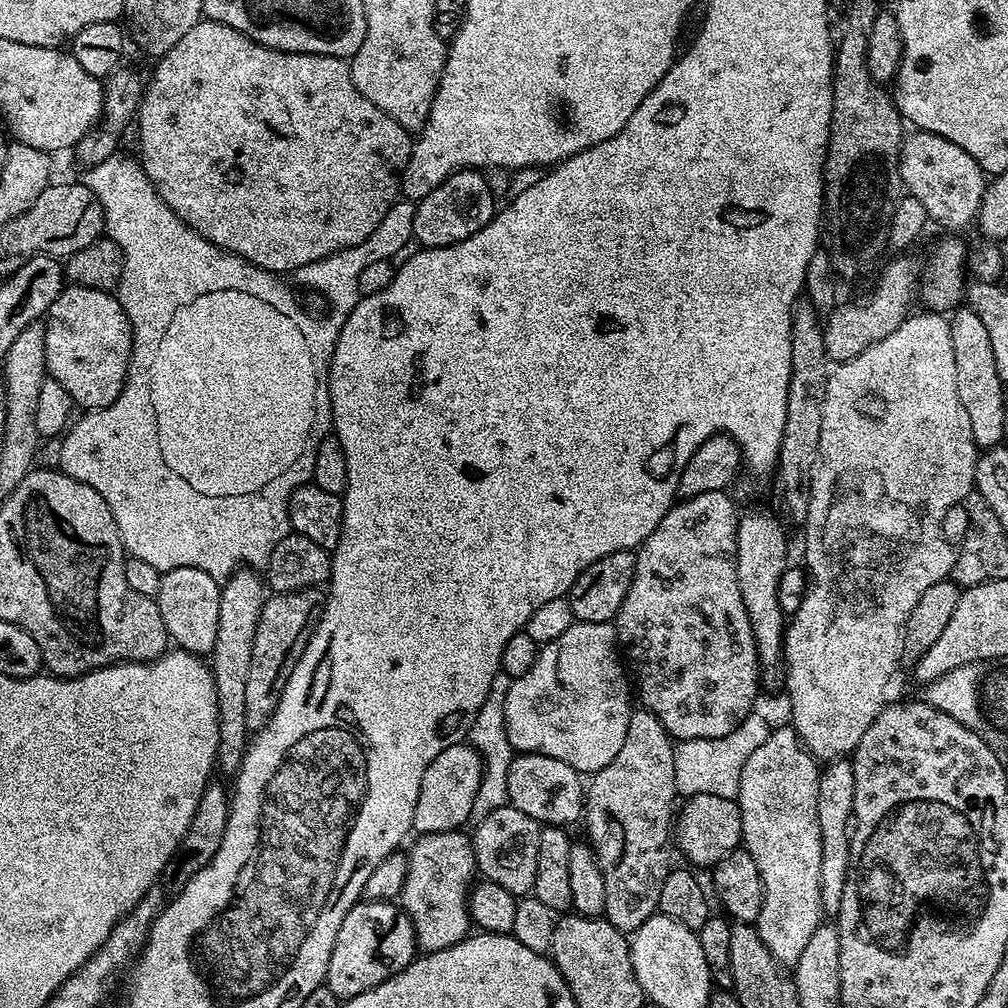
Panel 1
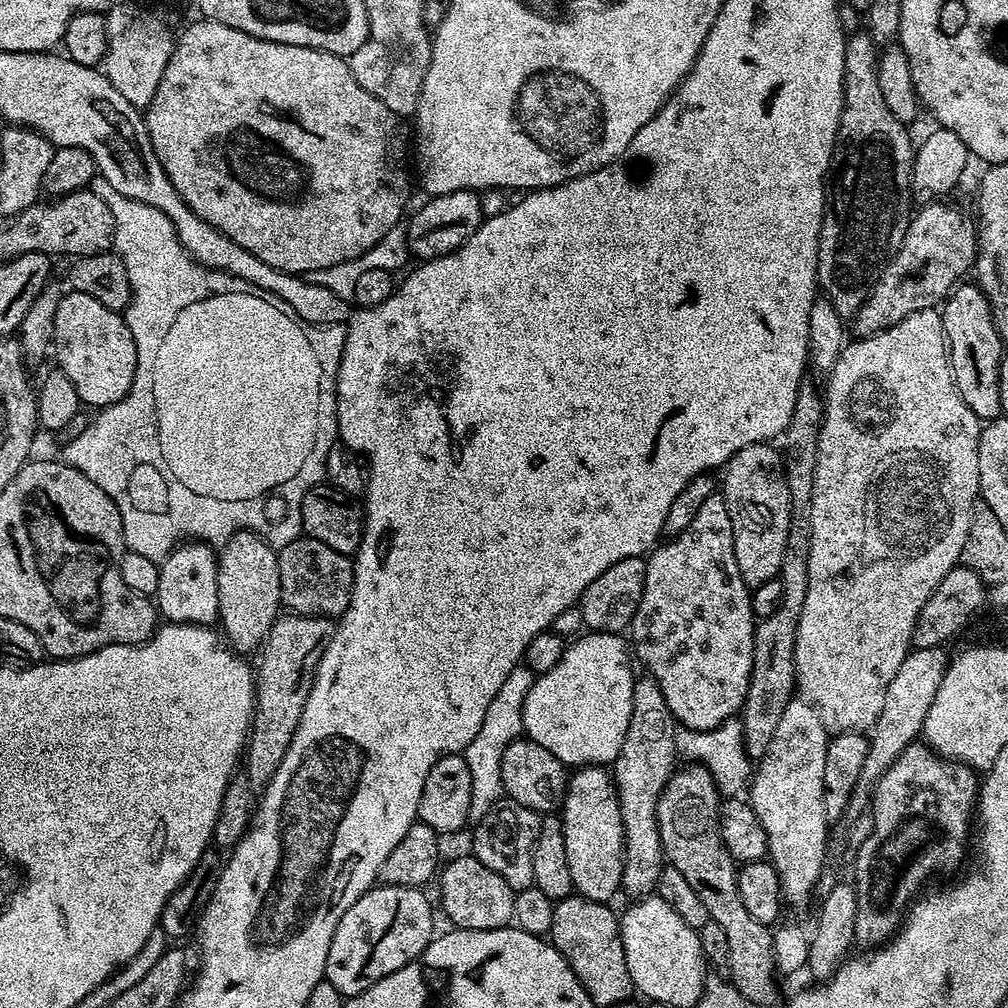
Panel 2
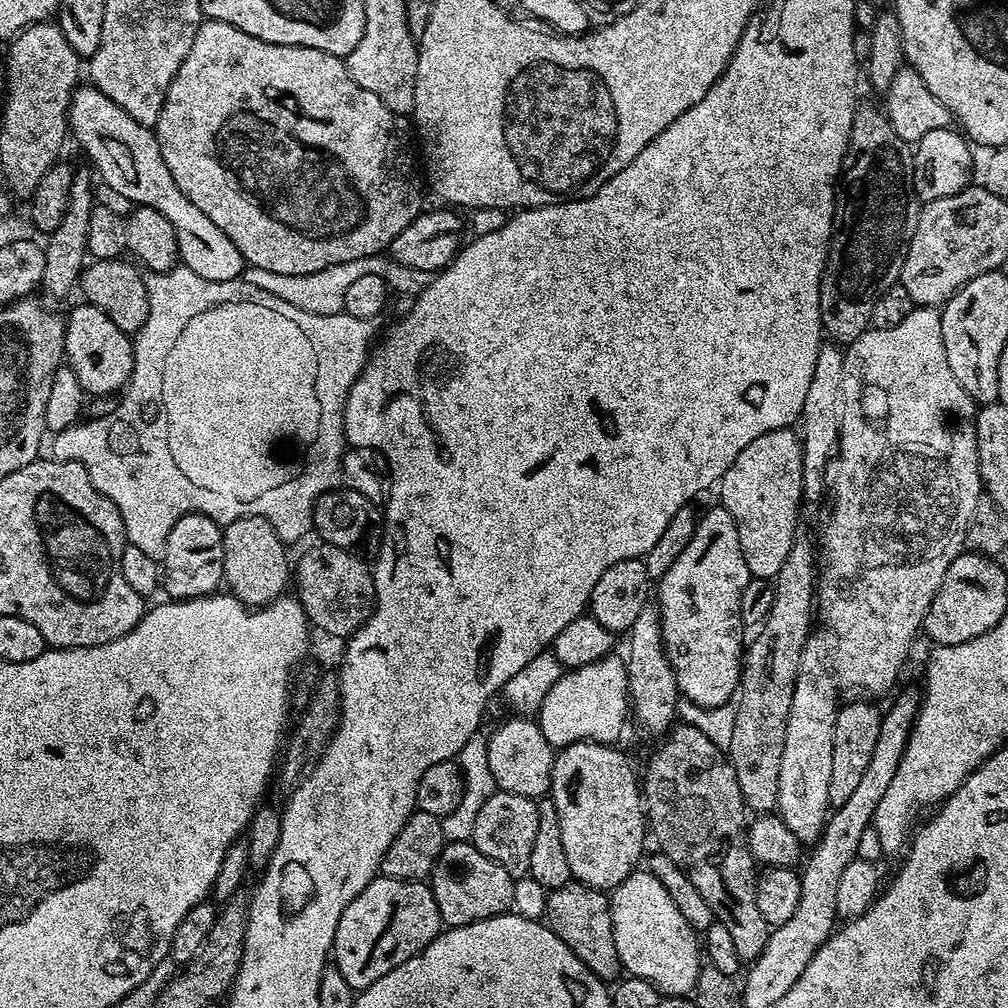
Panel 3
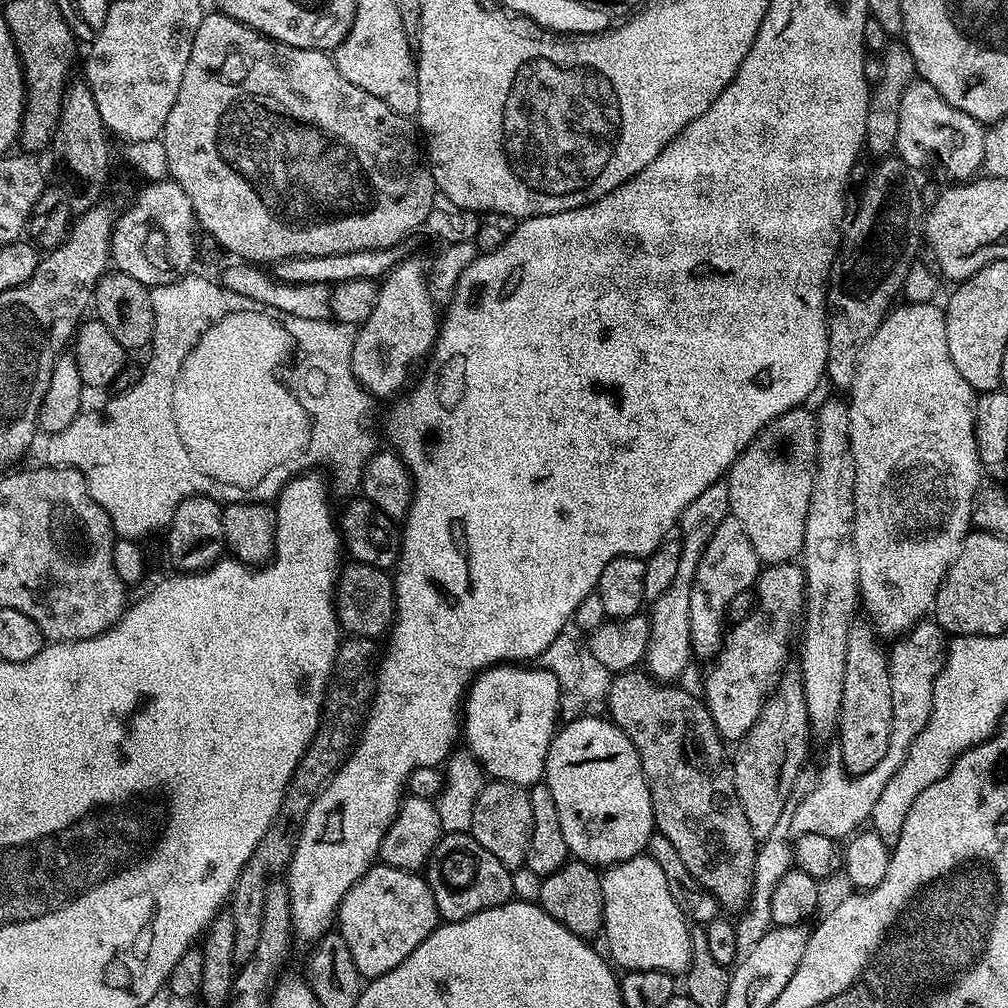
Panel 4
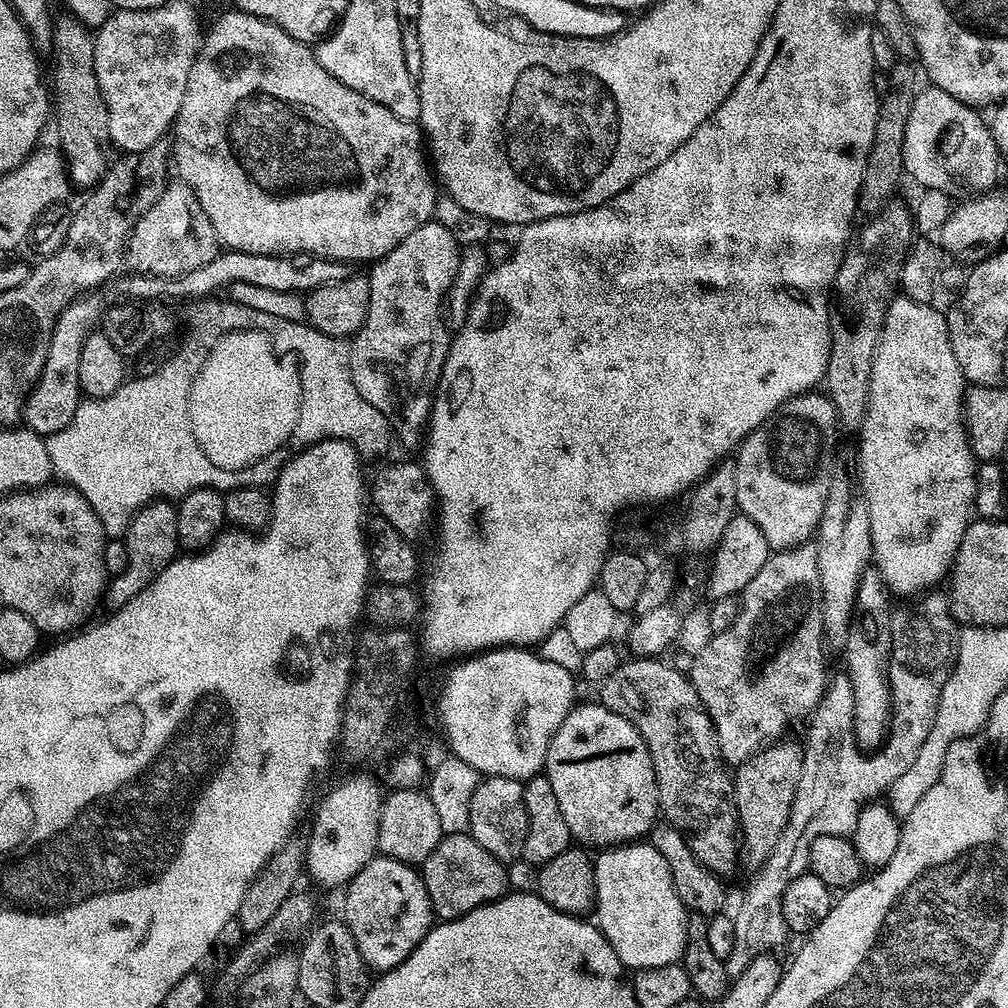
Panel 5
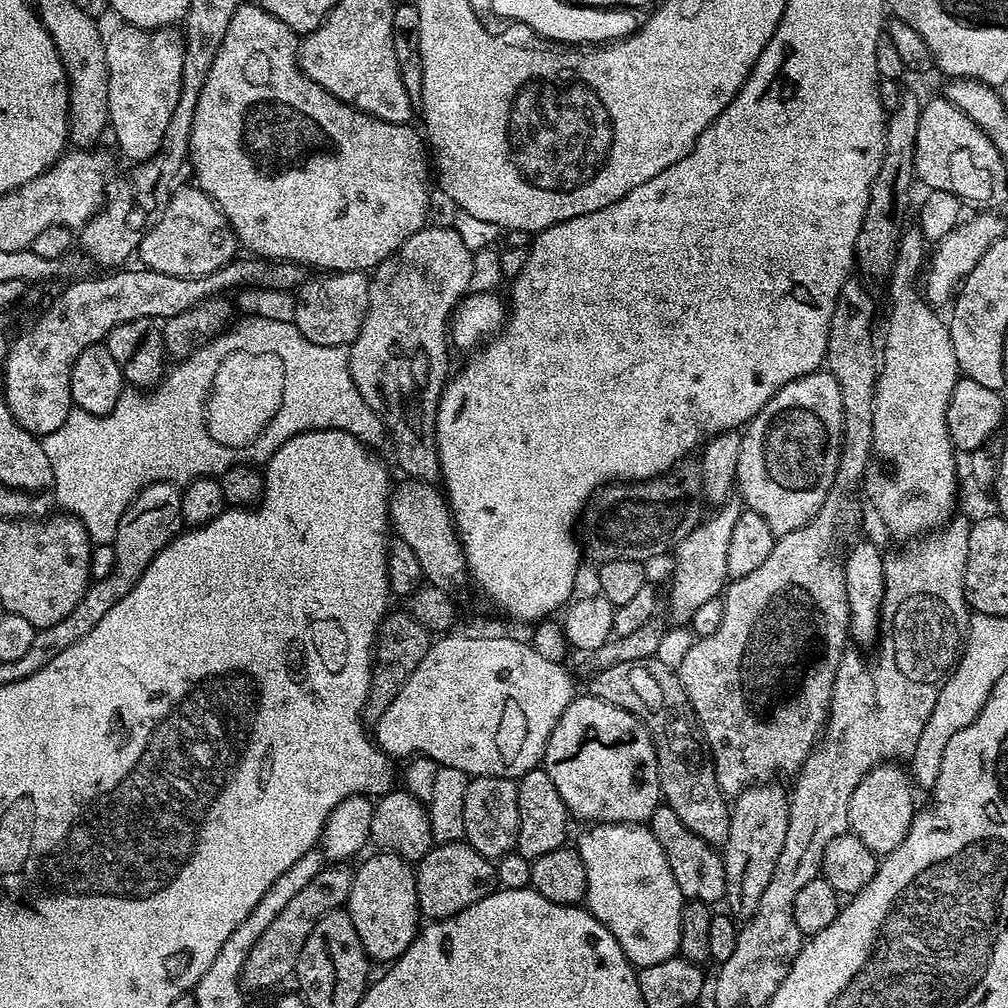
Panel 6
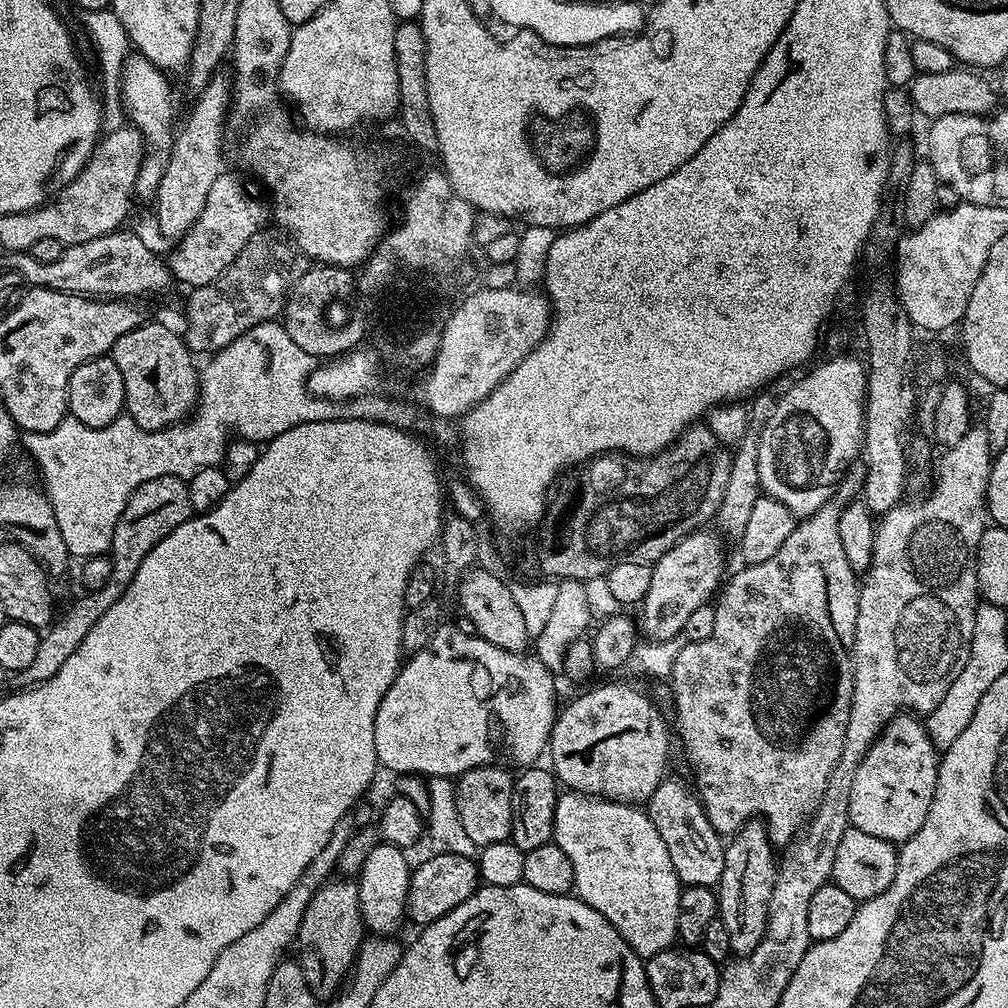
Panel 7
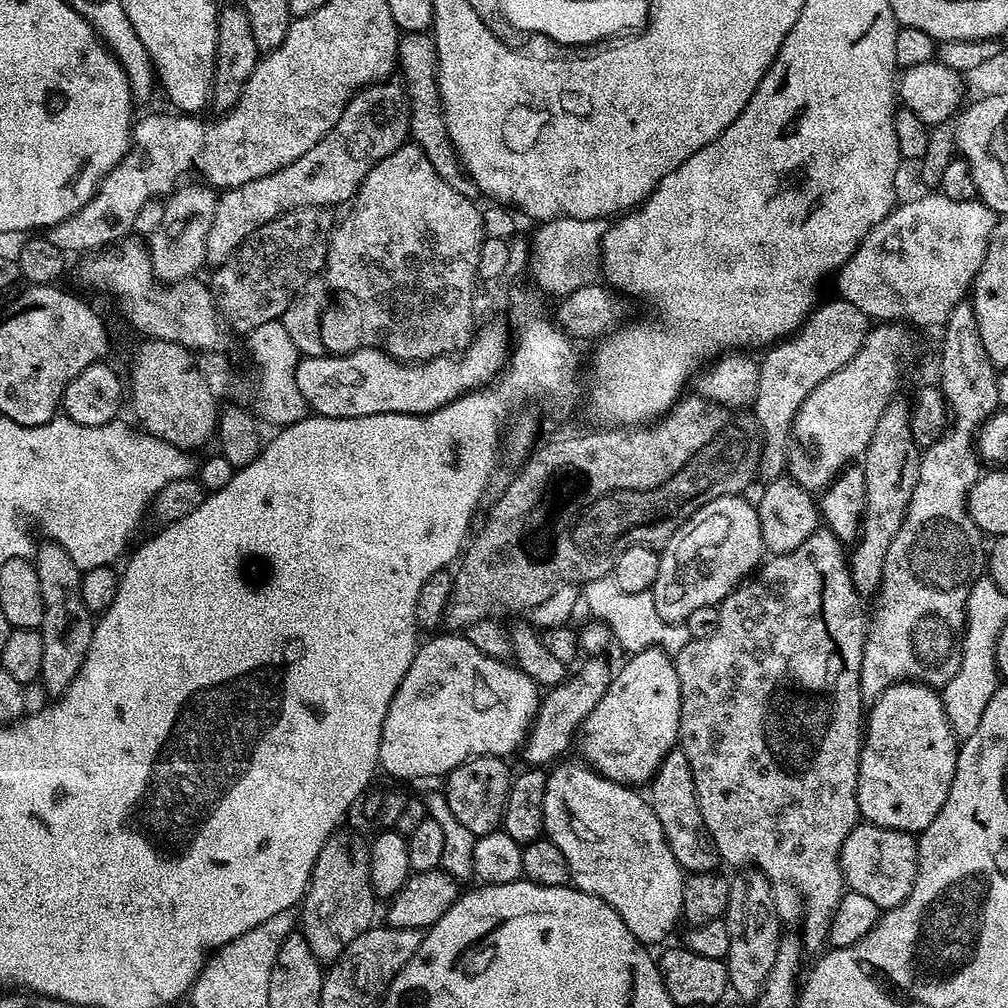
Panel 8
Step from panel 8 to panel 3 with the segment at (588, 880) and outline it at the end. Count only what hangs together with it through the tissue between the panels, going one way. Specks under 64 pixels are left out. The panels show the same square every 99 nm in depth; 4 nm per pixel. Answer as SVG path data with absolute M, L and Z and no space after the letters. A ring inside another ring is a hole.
M647 870L631 872L617 888L612 889L610 903L614 946L618 950L621 969L627 975L646 978L665 997L687 997L695 989L696 979L702 967L702 944L698 933L688 925L686 918L682 918L678 906L674 906L670 894L666 894L662 882L658 882L658 878L654 878L654 874Z

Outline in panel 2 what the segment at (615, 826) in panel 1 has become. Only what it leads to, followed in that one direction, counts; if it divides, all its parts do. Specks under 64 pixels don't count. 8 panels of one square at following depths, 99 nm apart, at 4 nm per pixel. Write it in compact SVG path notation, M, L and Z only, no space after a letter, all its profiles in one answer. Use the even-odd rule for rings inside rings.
M643 679L633 683L630 726L626 726L626 738L622 738L618 758L610 765L624 823L624 869L620 886L632 898L649 895L660 883L660 870L666 861L662 838L658 834L658 798L678 767L675 746L677 722L670 714L670 706L666 706L666 698L662 698L662 690L656 681Z

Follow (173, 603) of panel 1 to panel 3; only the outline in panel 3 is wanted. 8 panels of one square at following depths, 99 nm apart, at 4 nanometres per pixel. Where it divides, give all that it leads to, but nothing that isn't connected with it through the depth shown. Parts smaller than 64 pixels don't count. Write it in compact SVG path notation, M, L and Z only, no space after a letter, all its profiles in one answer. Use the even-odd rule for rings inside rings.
M187 512L178 522L174 522L174 530L170 530L170 538L166 538L166 550L162 561L162 588L174 600L193 600L203 596L211 596L225 583L223 574L223 531L208 516L200 512Z

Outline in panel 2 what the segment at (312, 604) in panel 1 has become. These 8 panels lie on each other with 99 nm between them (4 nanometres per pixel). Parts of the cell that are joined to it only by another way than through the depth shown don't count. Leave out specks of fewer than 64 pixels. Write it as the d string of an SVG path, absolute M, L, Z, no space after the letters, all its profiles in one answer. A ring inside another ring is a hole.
M295 614L281 615L268 631L259 653L260 665L257 663L254 668L256 707L252 713L251 732L246 745L246 763L242 768L254 790L266 787L274 770L278 770L282 758L286 756L286 750L294 738L294 730L302 718L308 691L312 689L316 667L333 631L333 621L327 616Z

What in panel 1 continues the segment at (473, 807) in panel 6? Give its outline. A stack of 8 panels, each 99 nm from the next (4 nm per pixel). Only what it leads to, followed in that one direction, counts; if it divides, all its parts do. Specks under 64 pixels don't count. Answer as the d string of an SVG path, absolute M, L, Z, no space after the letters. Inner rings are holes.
M511 804L494 810L487 818L482 818L471 829L470 835L474 846L476 871L483 879L502 886L502 890L510 890L510 894L523 898L532 891L534 874L538 874L538 838L541 824L530 814L522 814L522 810Z

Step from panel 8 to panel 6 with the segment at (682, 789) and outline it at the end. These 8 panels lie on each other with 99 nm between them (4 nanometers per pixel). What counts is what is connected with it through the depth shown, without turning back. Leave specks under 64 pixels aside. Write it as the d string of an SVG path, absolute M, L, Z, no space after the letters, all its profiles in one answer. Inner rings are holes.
M666 806L654 810L650 827L654 838L658 838L658 846L662 846L662 854L666 854L666 862L670 862L670 870L674 870L674 882L678 882L678 890L682 890L685 901L697 900L709 906L719 905L726 894L726 870L723 855L713 845L708 844L694 830L690 830Z

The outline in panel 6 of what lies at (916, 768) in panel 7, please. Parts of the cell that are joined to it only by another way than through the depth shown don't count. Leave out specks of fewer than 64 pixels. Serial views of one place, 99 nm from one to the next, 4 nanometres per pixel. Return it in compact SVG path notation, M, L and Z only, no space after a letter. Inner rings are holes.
M892 762L879 764L870 769L866 778L858 782L854 794L850 794L850 806L848 807L848 826L852 835L858 837L863 845L877 857L889 856L898 846L902 846L902 838L912 825L912 817L918 811L918 803L912 797L914 784L909 773L904 772Z

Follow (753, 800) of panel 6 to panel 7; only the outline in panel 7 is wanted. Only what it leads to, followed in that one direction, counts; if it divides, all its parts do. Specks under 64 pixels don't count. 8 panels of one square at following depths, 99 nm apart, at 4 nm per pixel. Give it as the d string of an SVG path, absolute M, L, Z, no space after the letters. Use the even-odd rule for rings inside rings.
M760 822L743 824L727 841L724 850L722 878L718 885L718 918L730 934L730 946L737 957L752 952L766 934L770 898L778 871L778 856L772 851L772 839Z

